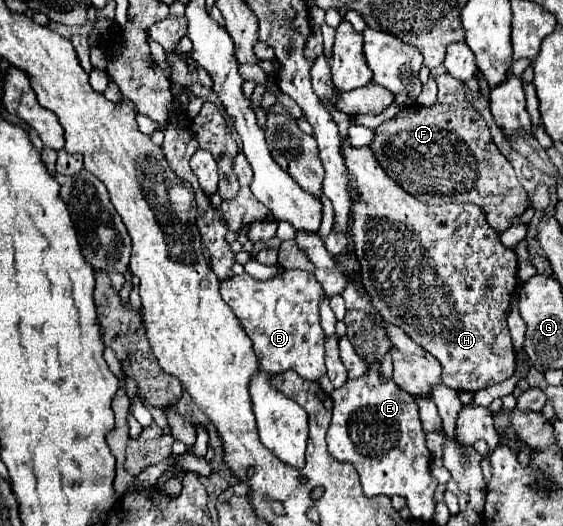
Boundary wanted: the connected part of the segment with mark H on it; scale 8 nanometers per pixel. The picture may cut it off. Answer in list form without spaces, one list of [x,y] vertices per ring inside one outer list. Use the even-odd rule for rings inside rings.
[[[345,140],[343,158],[345,158],[347,170],[353,174],[353,180],[355,180],[355,186],[359,190],[359,198],[361,198],[361,202],[357,202],[357,214],[353,218],[353,242],[355,242],[355,252],[357,252],[357,258],[361,264],[361,284],[363,284],[365,292],[371,296],[369,302],[373,306],[373,312],[377,312],[385,324],[393,324],[393,326],[401,328],[413,342],[417,342],[423,350],[427,350],[429,354],[433,354],[441,362],[443,384],[447,388],[453,388],[457,392],[461,392],[461,390],[477,392],[481,388],[487,388],[491,384],[499,384],[499,382],[511,378],[515,372],[515,366],[517,366],[517,356],[515,356],[515,348],[511,344],[511,336],[509,336],[505,318],[509,312],[511,294],[517,286],[517,274],[515,274],[517,272],[517,254],[515,254],[515,250],[507,250],[499,242],[497,232],[487,224],[485,212],[479,206],[475,206],[475,204],[425,206],[417,198],[413,198],[411,194],[401,190],[401,186],[397,186],[393,180],[389,180],[387,174],[381,170],[381,166],[377,166],[377,160],[373,158],[373,154],[369,154],[367,146],[365,148],[351,148],[349,140]]]

